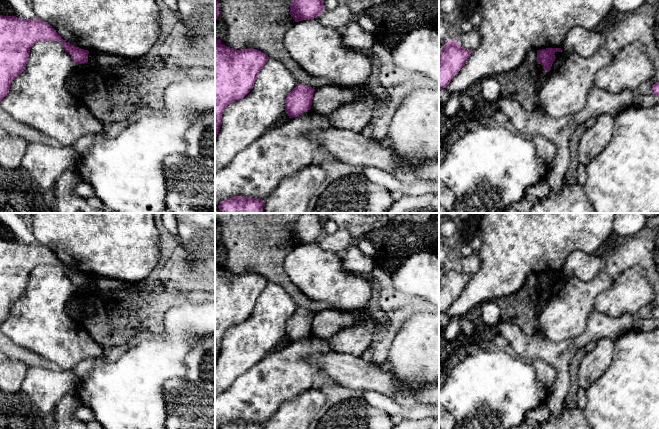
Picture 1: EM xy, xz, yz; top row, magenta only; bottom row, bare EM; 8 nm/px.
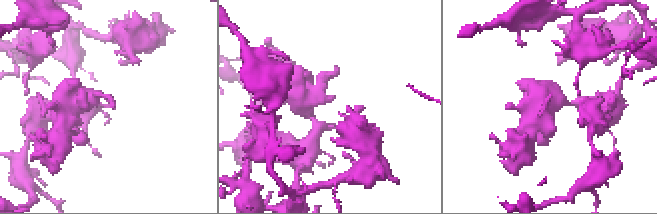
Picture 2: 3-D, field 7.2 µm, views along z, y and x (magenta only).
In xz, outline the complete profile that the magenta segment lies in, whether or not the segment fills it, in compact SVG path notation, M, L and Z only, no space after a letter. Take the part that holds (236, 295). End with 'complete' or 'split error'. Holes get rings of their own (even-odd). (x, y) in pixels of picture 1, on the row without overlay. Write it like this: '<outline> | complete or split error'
M215 262L215 363L225 332L250 316L268 282L257 273L232 273Z | complete

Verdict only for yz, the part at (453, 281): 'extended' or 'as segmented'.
as segmented

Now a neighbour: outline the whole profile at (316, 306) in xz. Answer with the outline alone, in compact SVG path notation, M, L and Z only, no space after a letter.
M215 213L215 222L218 224L219 241L226 248L227 256L222 265L227 271L257 273L281 286L298 308L316 313L329 308L329 304L308 298L290 281L283 267L287 254L295 246L290 239L290 229L303 214L306 213Z

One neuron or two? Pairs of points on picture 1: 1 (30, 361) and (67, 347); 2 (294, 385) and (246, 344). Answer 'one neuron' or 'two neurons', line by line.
1: two neurons
2: two neurons

